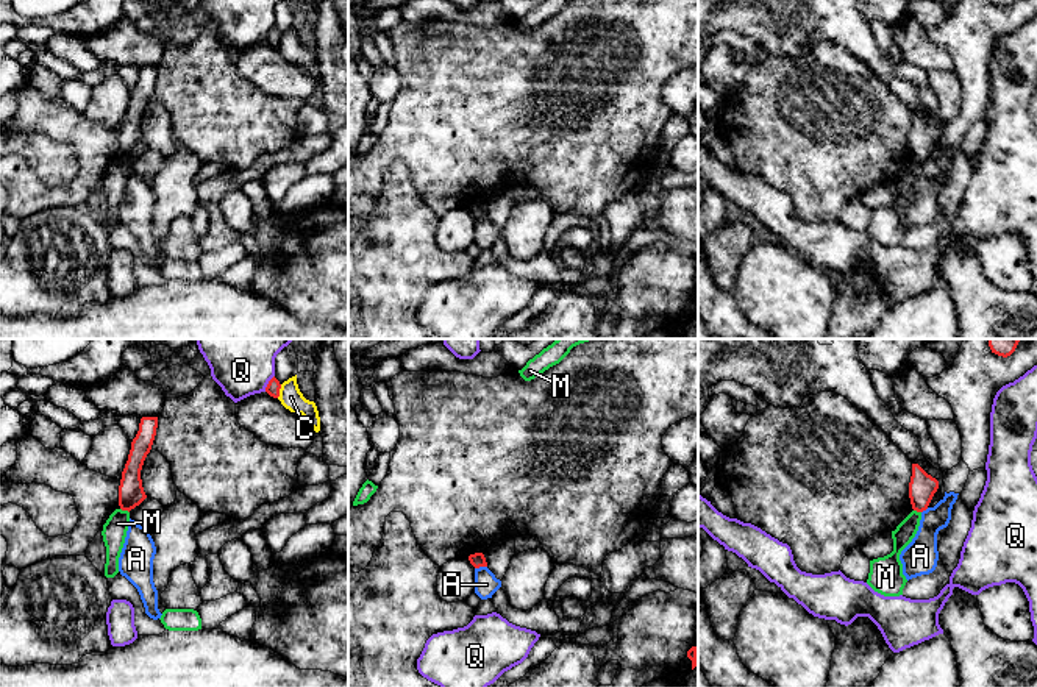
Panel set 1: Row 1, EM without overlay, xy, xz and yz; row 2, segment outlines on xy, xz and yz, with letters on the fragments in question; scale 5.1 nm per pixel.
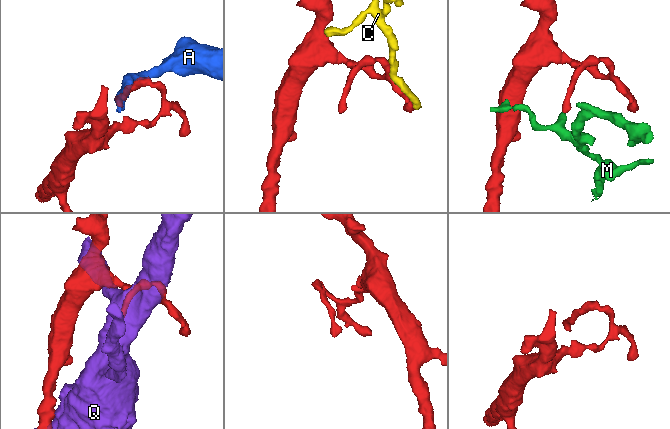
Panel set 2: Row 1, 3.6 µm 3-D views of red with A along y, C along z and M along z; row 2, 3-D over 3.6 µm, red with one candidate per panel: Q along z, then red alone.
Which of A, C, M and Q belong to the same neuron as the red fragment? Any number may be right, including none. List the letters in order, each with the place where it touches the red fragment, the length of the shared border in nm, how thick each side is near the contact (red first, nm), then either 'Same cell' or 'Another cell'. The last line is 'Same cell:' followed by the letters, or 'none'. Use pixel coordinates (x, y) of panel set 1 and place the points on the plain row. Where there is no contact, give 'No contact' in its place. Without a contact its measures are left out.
A: Touches red at xz (480, 216). Shared border 70 nm. Thickness 70 nm (red) against 120 nm. Another cell
C: Touches red at xy (278, 41). Shared border 80 nm. Thickness 70 nm (red) against 120 nm. Another cell
M: Touches red at xy (125, 160). Shared border 50 nm. Thickness 130 nm (red) against 130 nm. Another cell
Q: Touches red at xy (269, 33). Shared border 100 nm. Thickness 70 nm (red) against 240 nm. Another cell
Same cell: none

